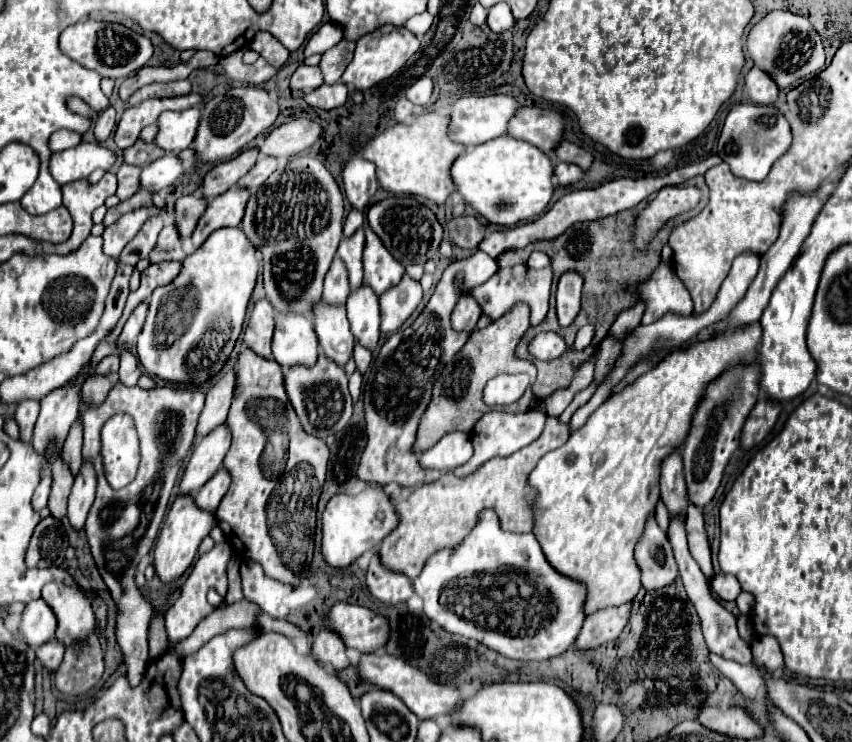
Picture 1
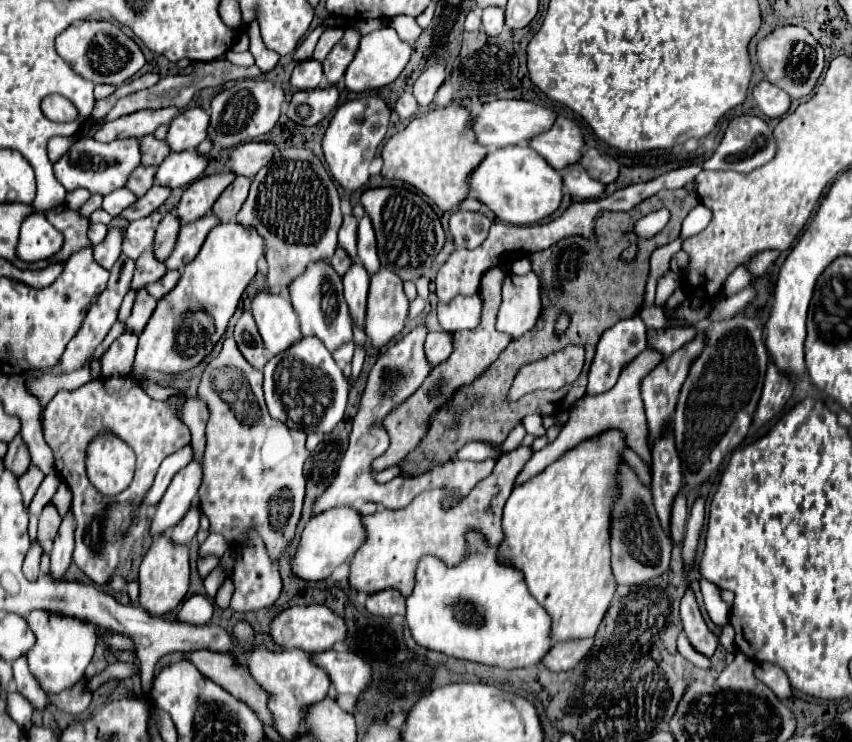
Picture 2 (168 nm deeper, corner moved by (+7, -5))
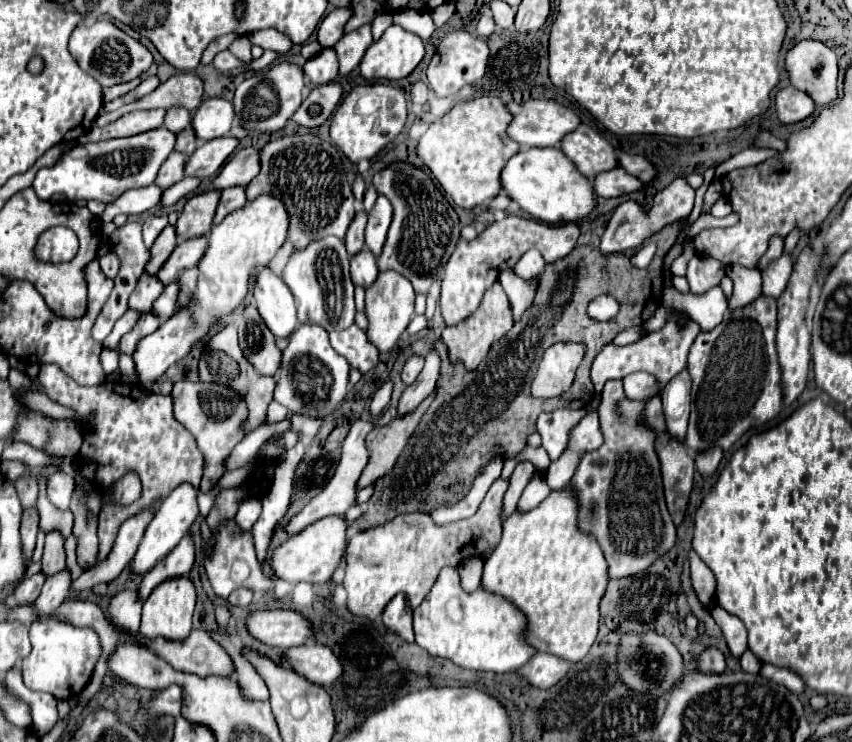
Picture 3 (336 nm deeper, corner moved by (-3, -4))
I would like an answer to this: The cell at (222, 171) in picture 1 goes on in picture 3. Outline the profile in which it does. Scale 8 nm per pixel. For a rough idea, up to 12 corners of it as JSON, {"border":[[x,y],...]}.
{"border":[[221,190],[189,198],[175,224],[181,238],[209,234]]}

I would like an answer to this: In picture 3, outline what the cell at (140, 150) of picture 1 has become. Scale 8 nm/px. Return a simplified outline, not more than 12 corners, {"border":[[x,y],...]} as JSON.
{"border":[[191,126],[181,130],[175,150],[191,156],[197,148],[197,138]]}

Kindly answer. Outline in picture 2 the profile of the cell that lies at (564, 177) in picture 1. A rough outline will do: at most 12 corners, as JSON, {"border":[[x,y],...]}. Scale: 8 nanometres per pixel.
{"border":[[581,163],[561,175],[565,189],[583,201],[599,199],[605,183],[591,179]]}

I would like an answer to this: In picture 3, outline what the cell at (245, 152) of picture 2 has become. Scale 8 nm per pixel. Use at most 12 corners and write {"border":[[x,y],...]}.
{"border":[[257,148],[237,150],[213,180],[217,190],[247,186],[261,168]]}

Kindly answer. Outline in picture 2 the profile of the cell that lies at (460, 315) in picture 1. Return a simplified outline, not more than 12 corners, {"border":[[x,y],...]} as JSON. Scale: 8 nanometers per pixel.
{"border":[[429,333],[425,355],[443,363],[453,351],[451,333]]}

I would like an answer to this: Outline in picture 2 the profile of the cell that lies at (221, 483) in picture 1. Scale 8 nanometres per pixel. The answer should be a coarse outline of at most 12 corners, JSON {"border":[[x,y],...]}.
{"border":[[191,511],[169,531],[173,545],[189,545],[199,529],[199,511]]}

